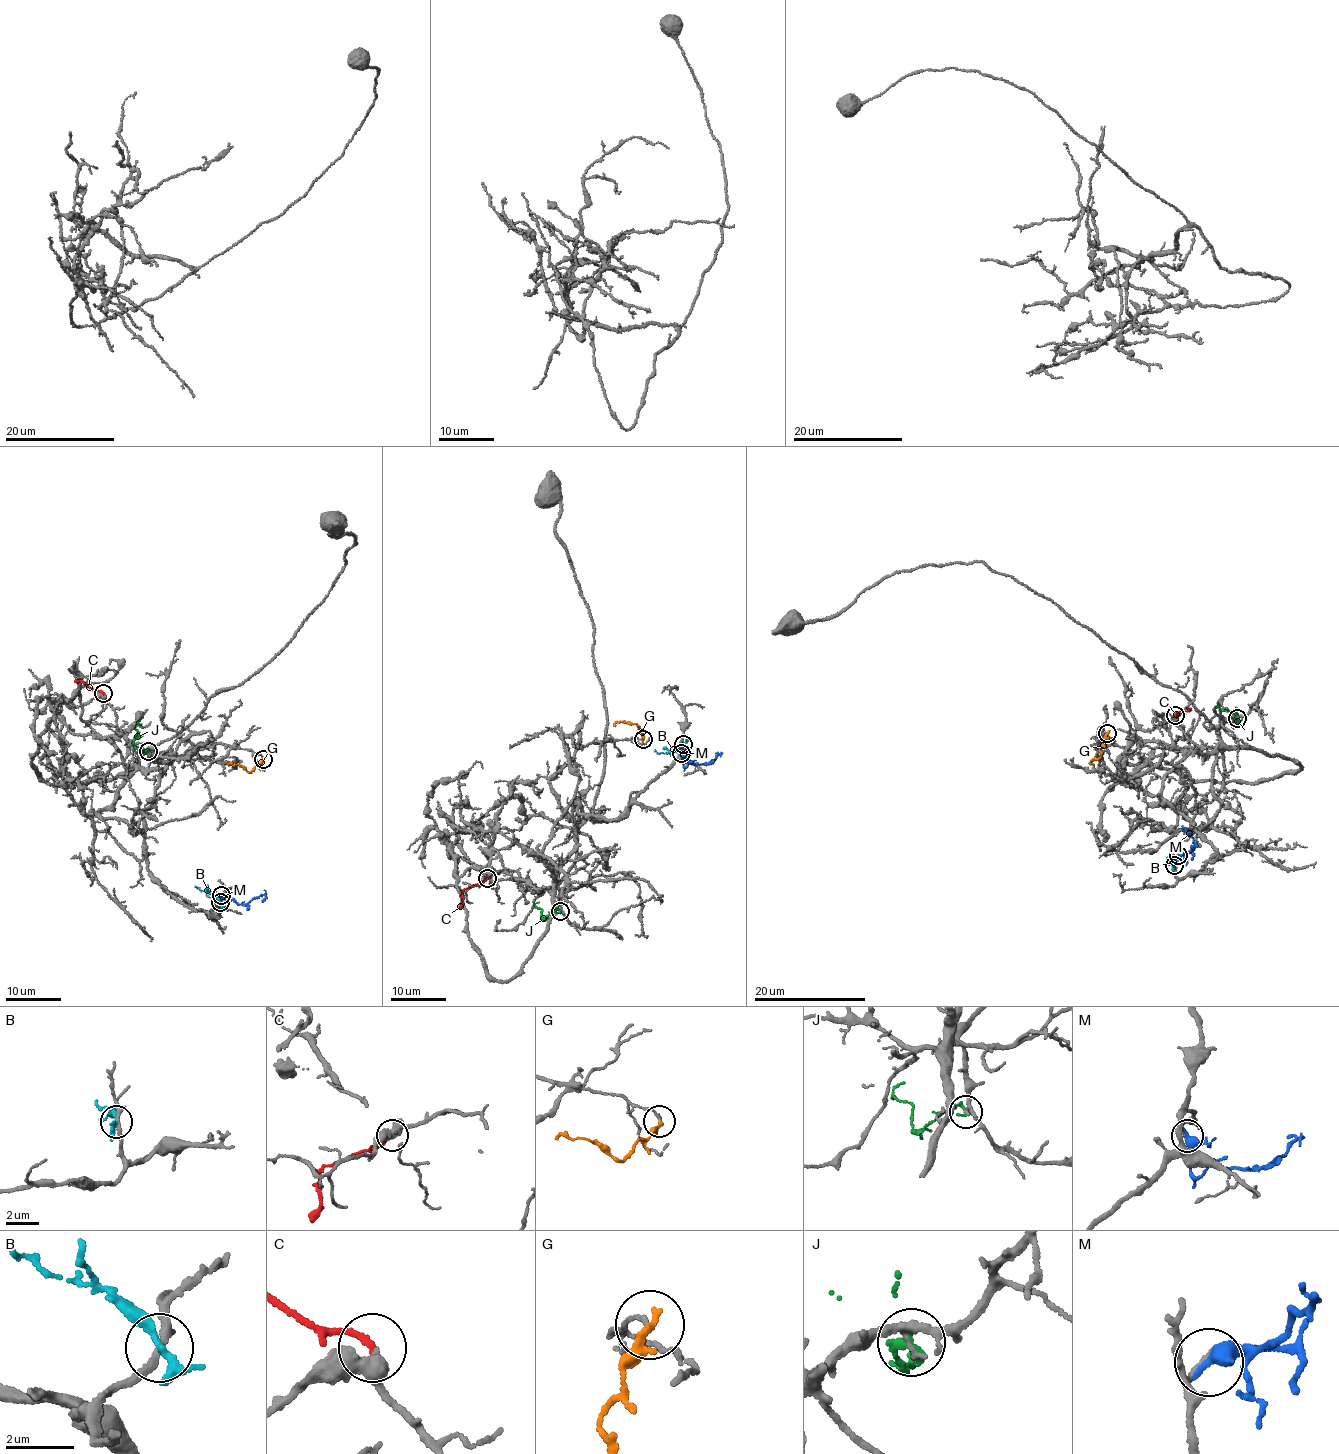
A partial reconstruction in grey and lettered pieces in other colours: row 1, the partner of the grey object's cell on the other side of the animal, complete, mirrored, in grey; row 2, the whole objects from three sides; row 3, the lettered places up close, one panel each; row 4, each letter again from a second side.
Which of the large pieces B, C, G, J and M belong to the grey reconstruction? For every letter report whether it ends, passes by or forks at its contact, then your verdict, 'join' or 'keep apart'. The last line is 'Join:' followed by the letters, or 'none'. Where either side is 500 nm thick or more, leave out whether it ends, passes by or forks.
B: it forks | keep apart
C: it ends | join
G: it ends | keep apart
J: it ends | keep apart
M: keep apart
Join: C

